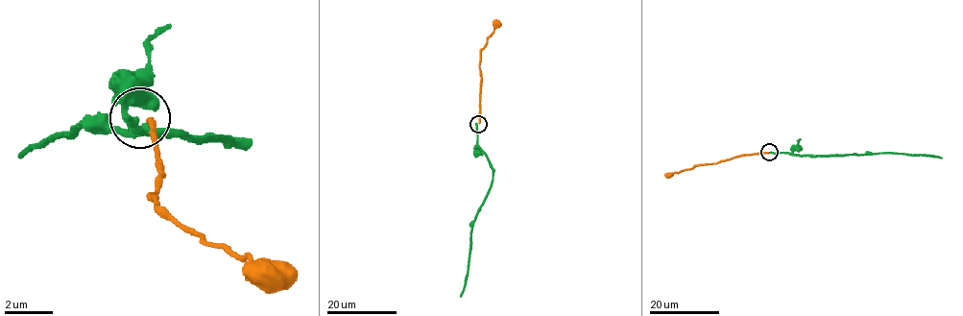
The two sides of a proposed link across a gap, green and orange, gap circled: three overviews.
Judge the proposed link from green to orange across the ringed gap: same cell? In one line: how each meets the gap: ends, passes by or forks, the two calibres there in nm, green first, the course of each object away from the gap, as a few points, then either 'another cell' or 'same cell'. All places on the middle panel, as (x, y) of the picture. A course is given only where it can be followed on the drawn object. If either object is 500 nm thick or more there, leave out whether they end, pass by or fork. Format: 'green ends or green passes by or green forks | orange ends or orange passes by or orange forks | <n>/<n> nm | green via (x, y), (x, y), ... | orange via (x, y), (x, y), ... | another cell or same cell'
green ends | orange ends | 240/200 nm | green via (477, 124), (477, 146), (486, 155), (493, 170), (493, 182), (473, 221), (469, 273), (460, 297) | orange via (478, 123), (480, 50), (498, 20) | another cell

